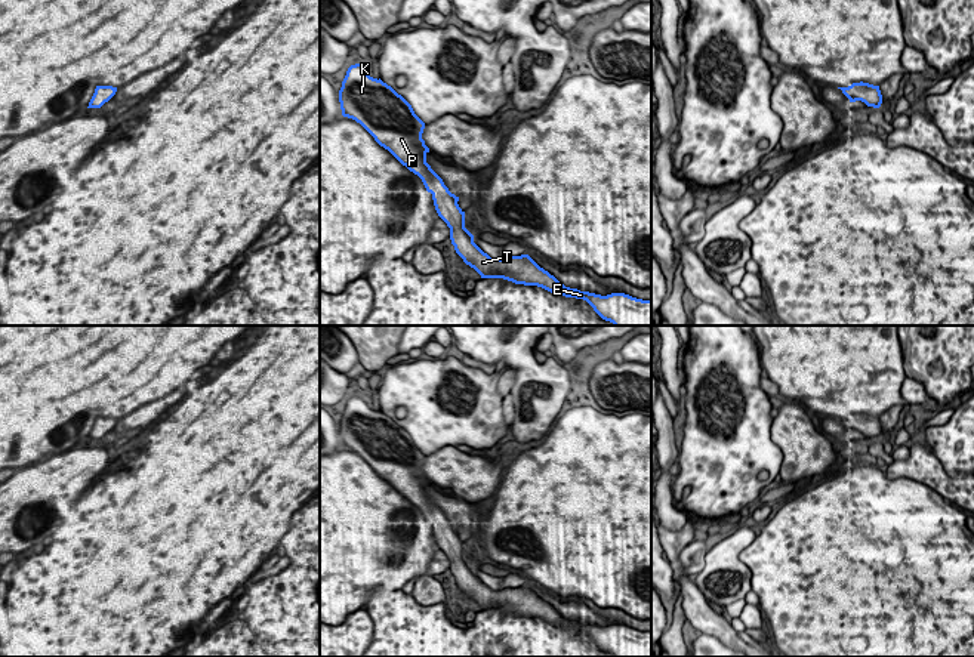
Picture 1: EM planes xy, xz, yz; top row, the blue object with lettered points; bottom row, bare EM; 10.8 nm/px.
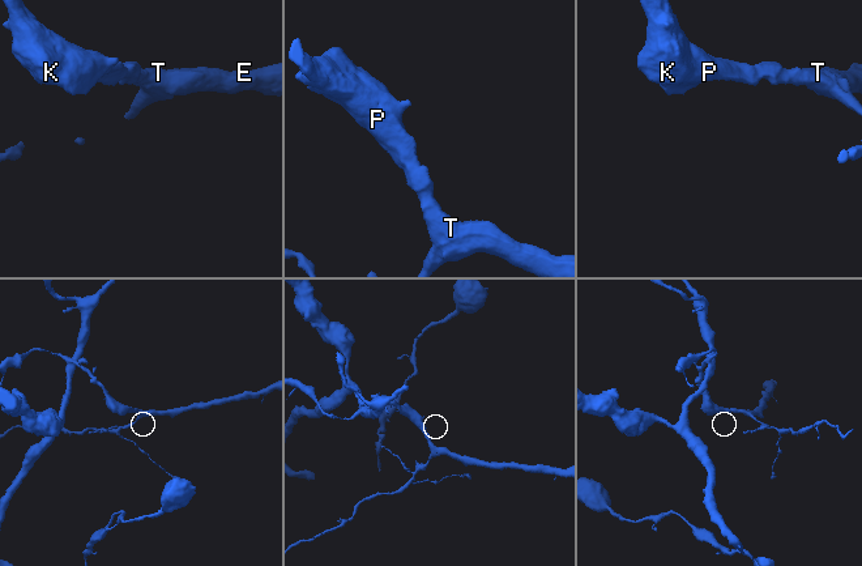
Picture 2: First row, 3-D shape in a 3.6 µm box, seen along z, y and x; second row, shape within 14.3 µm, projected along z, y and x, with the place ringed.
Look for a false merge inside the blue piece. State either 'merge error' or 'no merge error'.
merge error

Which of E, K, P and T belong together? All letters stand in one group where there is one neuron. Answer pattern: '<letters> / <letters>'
E T / K P

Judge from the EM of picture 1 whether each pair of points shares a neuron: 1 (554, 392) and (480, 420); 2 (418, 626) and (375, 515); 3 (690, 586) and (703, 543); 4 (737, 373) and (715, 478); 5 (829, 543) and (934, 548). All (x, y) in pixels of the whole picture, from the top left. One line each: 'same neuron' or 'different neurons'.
1: different neurons
2: different neurons
3: different neurons
4: same neuron
5: same neuron

